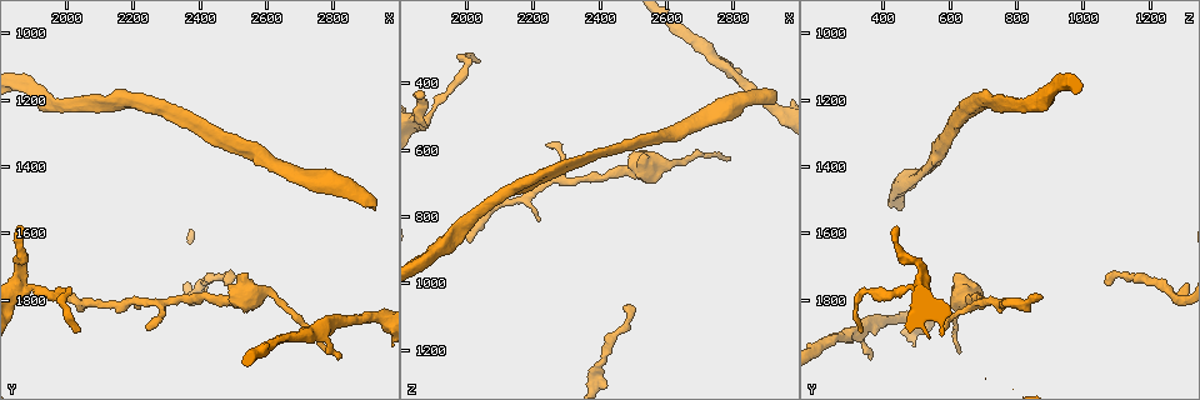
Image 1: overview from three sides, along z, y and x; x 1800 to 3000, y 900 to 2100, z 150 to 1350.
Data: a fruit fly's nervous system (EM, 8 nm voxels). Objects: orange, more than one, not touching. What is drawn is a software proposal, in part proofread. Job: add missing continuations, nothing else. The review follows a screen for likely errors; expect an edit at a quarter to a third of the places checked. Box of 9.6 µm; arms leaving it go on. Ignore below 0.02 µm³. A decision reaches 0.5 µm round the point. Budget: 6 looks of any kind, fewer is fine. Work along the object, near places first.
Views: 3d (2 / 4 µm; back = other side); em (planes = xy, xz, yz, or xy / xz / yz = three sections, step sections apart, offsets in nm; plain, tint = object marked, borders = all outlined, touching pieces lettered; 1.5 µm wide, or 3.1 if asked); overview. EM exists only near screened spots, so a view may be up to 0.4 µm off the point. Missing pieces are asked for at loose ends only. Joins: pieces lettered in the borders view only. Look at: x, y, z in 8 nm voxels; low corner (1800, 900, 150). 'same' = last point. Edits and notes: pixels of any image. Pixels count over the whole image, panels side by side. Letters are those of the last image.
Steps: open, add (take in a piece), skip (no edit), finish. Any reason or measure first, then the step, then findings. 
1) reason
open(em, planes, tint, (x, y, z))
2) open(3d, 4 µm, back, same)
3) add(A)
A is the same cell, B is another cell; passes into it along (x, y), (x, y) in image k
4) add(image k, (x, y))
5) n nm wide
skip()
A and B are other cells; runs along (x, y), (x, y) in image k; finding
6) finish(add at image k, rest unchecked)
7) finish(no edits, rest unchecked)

an open end
open(em, xz, step 4, tint, (2010, 1790, 880))

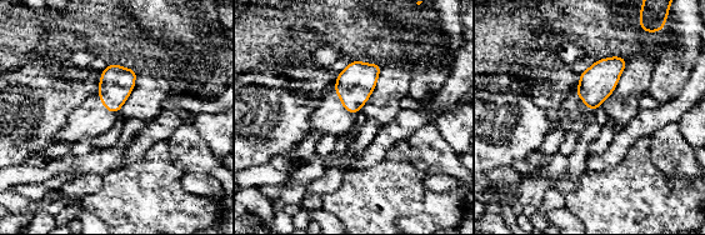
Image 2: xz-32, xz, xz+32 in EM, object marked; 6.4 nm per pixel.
another direction
open(em, planes, borders, same)

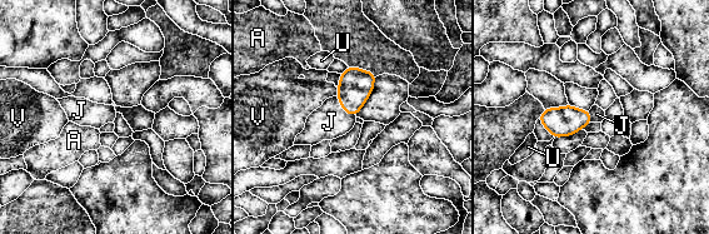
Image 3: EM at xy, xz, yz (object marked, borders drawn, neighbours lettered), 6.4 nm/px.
add(J)
J is the same cell, A, U and V are other cells; it goes on there

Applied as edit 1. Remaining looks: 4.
free end
open(3d, 2 µm, (2250, 1890, 590))

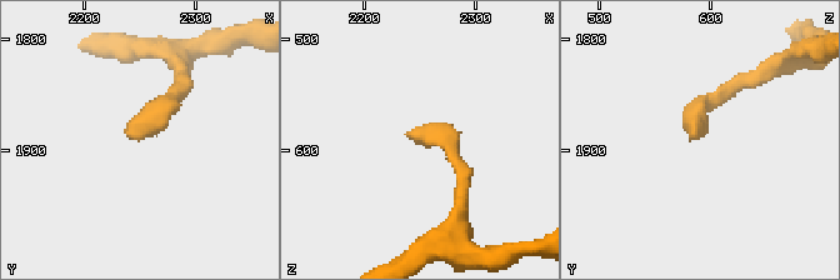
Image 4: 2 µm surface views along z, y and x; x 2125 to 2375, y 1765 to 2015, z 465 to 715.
open(em, xy, step 8, borders, (2242, 1886, 582))

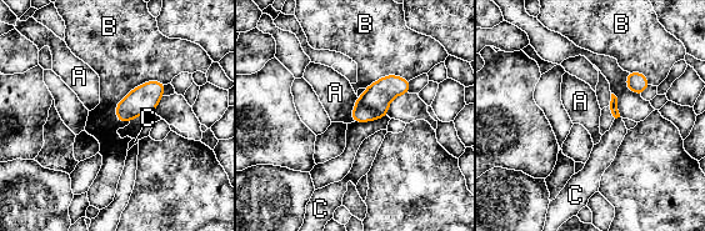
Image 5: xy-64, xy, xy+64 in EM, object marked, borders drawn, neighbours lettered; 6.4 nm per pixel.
another direction
open(em, planes, borders, same)

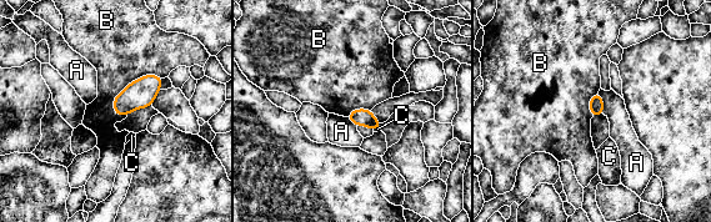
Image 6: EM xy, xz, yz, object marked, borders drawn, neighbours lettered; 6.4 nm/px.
100 nm wide
skip()
A, B and C are other cells; border along (163, 77), (130, 81), (113, 111) in image 6; none of them fits

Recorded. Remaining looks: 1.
finish(add at image 3, rest unchecked)

